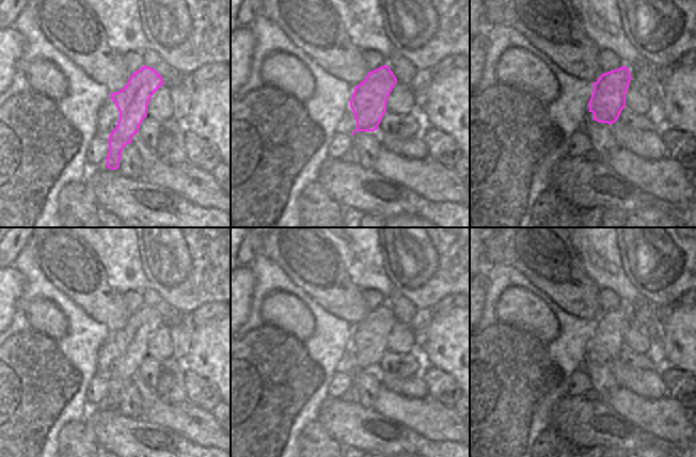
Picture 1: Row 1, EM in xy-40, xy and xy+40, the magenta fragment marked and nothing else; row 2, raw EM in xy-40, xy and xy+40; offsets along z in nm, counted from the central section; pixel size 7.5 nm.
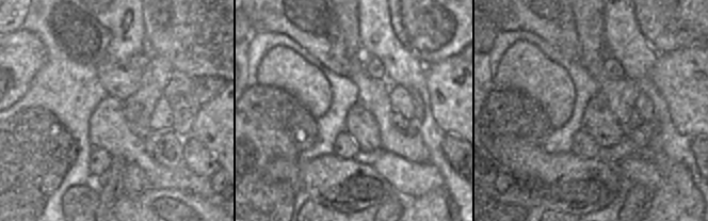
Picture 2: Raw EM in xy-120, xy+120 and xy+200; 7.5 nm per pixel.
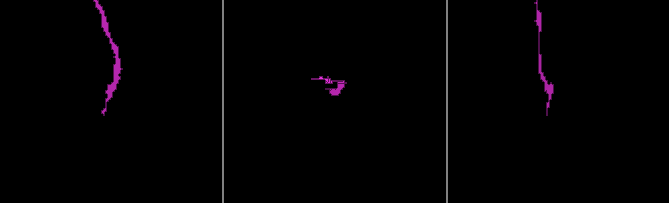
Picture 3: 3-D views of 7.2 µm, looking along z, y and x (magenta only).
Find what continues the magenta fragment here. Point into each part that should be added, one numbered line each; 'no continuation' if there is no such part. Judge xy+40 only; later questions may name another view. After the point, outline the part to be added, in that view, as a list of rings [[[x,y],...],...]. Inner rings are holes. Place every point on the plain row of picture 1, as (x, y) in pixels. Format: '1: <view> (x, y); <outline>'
no continuation

